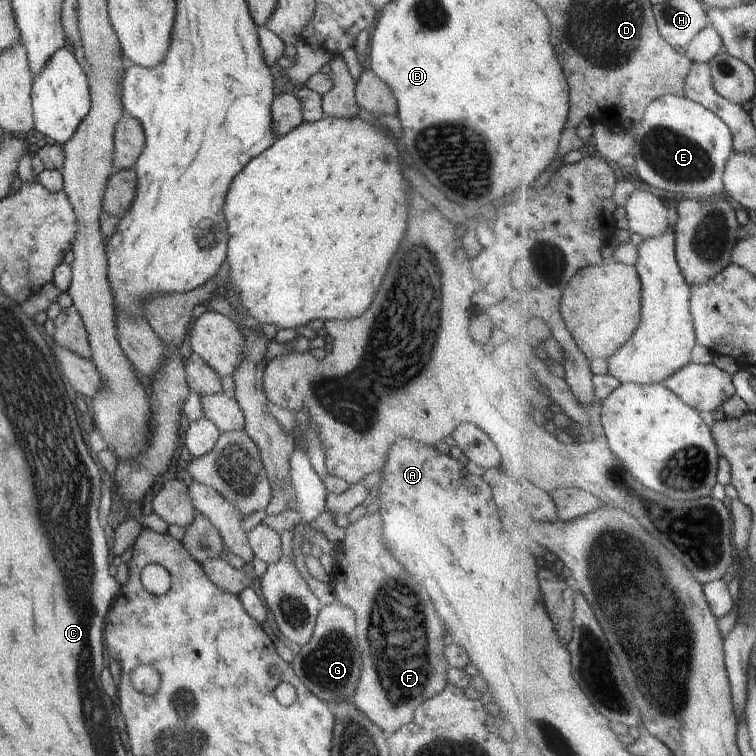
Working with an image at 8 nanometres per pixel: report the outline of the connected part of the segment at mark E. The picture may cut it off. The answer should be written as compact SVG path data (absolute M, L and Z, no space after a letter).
M675 94L662 96L648 107L647 114L636 133L635 166L638 174L648 180L654 188L667 190L676 197L714 198L725 193L725 171L728 161L735 154L734 134L727 121L722 120L712 109L698 104L690 98Z

